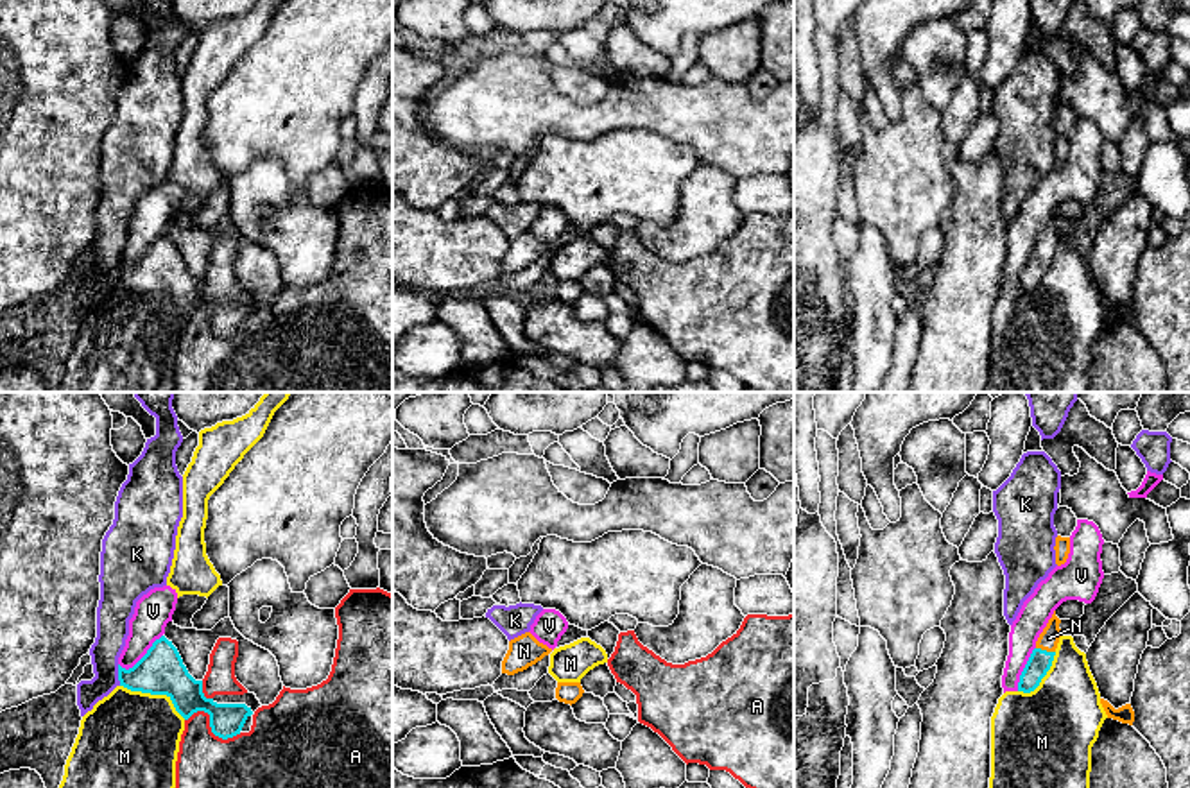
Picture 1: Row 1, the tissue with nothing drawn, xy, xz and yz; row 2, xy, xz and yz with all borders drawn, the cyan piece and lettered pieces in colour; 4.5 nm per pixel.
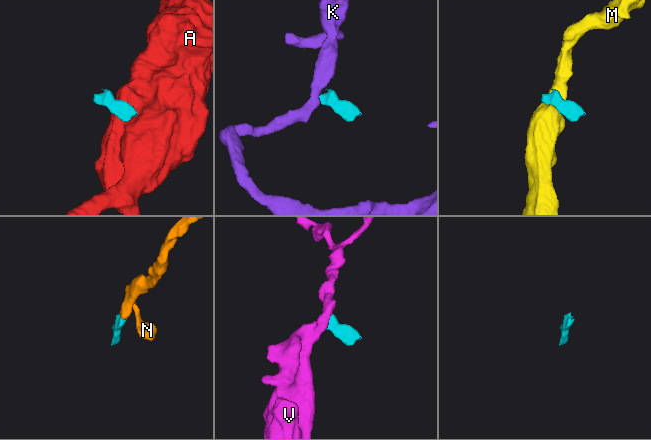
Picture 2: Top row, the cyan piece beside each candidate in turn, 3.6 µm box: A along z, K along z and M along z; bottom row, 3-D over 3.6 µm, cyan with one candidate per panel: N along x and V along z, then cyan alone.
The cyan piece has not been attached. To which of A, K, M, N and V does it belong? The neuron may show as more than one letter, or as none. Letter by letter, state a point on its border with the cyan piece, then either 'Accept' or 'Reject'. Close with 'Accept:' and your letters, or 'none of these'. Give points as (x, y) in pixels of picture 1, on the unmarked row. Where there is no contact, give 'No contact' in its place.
A: Touches cyan at xy (210, 325). Reject
K: Touches cyan at xy (119, 274). Reject
M: Touches cyan at xy (155, 292). Reject
N: Touches cyan at yz (1045, 249). Accept
V: Touches cyan at xy (142, 256). Reject
Accept: N

